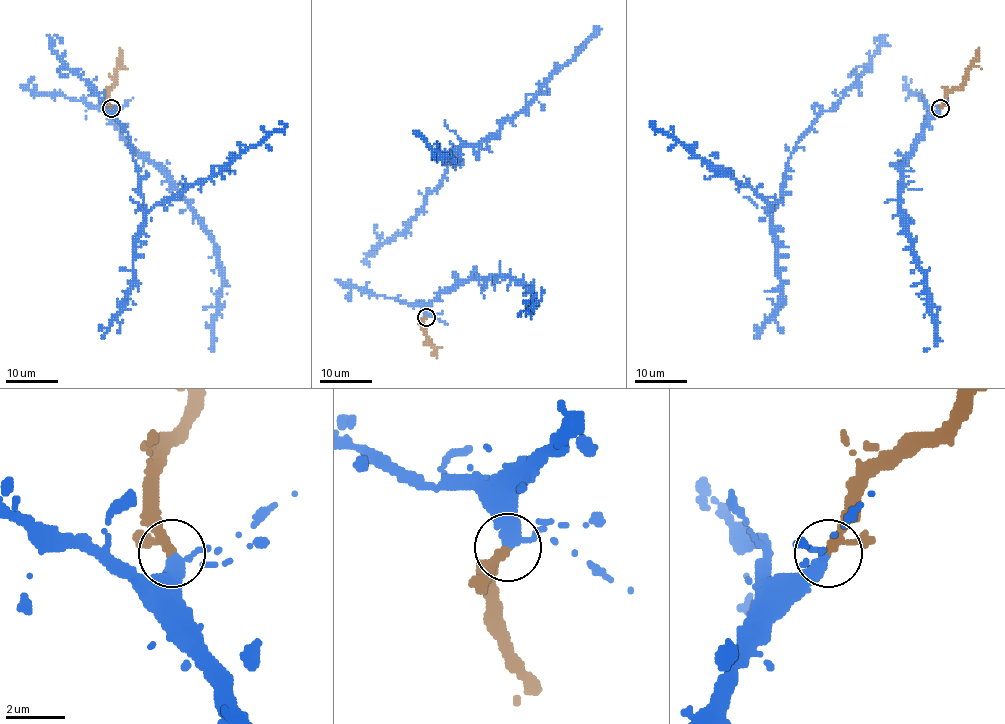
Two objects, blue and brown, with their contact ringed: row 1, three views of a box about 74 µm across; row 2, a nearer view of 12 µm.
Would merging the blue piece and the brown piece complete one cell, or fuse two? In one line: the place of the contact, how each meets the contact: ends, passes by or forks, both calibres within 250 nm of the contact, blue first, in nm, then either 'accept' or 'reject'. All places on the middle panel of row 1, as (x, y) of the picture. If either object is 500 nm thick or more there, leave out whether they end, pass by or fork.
place (426, 317); blue passes by; brown passes by; calibres 300 and 240 nm; accept

